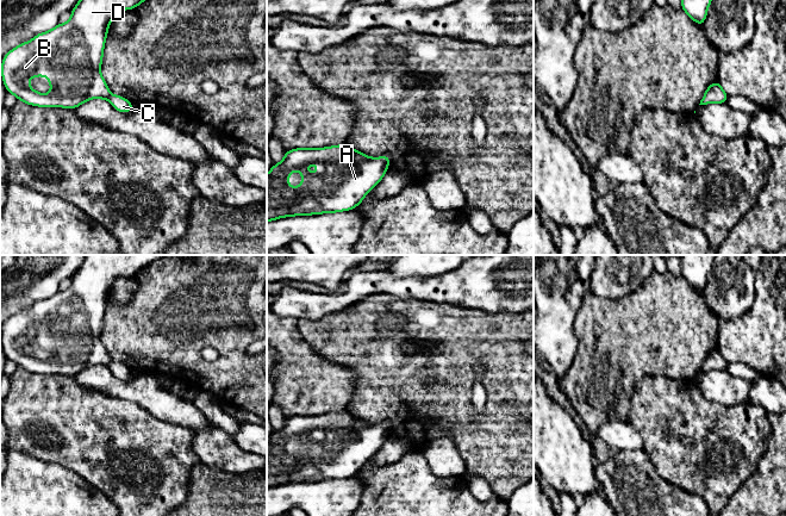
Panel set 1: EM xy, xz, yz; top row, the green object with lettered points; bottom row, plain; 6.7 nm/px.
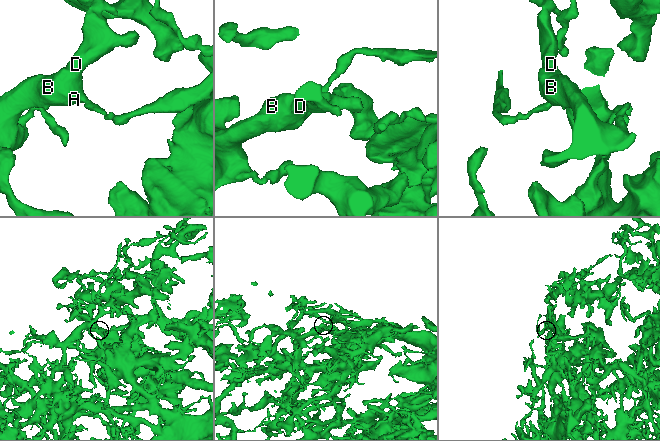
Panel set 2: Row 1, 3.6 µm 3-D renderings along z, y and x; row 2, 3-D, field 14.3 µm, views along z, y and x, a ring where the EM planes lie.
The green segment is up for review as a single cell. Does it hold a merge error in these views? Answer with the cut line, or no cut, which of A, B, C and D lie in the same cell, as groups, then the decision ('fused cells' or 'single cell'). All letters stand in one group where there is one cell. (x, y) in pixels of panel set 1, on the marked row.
no cut; A B C D; single cell

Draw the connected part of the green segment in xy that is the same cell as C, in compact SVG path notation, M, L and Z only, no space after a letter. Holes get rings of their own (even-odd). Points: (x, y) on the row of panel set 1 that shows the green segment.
M79 0L70 19L54 29L36 35L31 41L11 49L1 62L1 77L7 93L18 100L38 107L77 108L91 99L108 100L114 110L129 113L133 105L121 95L113 95L101 75L104 48L108 27L119 11L133 10L145 0ZM46 76L51 92L39 93L29 86L29 80Z

